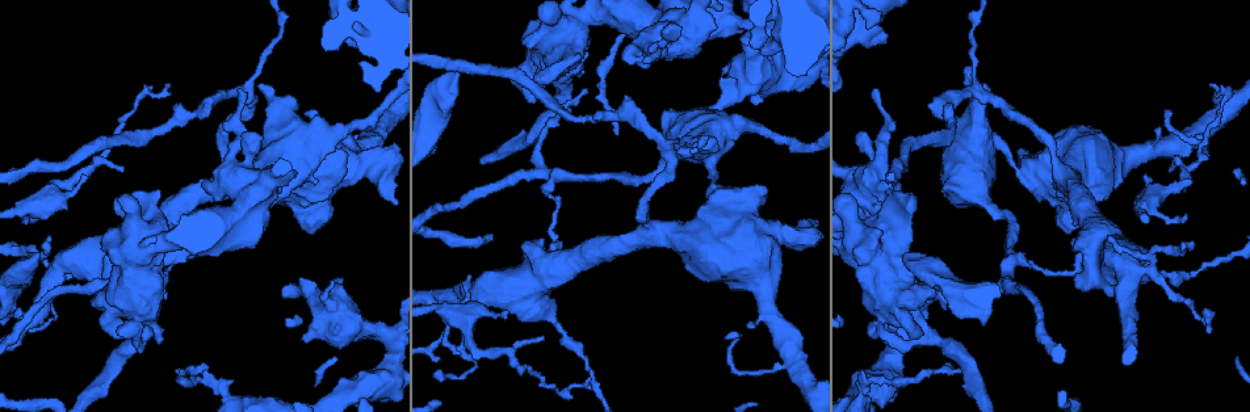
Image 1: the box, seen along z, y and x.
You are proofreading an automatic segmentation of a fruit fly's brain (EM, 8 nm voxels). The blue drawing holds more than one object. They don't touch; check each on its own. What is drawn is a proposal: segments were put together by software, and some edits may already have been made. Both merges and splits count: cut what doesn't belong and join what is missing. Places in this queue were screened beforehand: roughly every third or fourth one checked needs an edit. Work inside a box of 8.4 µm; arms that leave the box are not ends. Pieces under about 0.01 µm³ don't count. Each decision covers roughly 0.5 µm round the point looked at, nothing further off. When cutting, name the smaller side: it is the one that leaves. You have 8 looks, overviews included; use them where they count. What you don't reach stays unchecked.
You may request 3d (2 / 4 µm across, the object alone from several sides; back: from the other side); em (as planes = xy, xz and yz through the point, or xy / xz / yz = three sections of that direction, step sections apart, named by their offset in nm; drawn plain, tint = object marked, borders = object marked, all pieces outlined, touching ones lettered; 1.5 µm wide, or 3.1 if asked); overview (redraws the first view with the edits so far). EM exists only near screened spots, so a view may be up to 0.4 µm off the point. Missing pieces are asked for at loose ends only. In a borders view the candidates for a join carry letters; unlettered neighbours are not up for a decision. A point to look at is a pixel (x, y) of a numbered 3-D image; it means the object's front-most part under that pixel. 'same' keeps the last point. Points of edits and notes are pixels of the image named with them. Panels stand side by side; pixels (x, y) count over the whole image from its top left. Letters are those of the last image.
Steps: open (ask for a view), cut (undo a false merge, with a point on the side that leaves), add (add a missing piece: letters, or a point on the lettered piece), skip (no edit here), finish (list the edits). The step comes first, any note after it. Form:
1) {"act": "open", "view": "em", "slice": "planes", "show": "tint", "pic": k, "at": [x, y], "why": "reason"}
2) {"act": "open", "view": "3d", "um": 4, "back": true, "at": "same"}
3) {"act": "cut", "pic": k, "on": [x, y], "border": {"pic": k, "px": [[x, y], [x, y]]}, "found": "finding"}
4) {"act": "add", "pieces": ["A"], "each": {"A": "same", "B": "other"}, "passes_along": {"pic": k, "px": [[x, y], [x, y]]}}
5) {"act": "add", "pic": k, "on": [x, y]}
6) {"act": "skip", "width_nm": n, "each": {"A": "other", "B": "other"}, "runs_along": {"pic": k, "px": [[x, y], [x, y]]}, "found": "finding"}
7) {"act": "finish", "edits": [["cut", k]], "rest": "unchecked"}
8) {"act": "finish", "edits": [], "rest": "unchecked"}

{"act": "open", "view": "3d", "um": 2, "pic": 1, "at": [248, 155]}

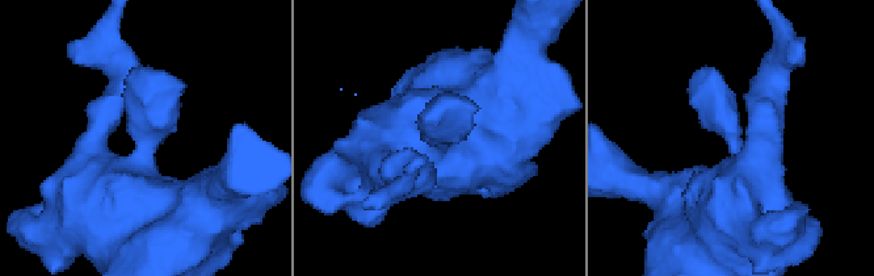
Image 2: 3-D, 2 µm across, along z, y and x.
{"act": "open", "view": "em", "slice": "planes", "show": "borders", "pic": 2, "at": [145, 141], "why": "now the EM"}

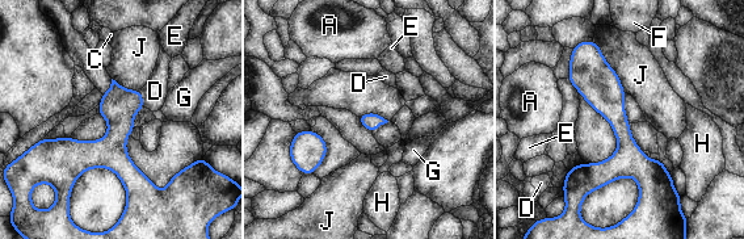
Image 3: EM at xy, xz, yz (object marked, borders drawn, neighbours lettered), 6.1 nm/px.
{"act": "skip", "width_nm": 110, "each": {"A": "other", "C": "other", "D": "other", "E": "other", "F": "other", "G": "other", "H": "other", "J": "other"}, "runs_along": {"pic": 3, "px": [[593, 49], [593, 78], [648, 196]]}, "found": "one neuron here"}

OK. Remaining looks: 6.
{"act": "open", "view": "em", "slice": "planes", "show": "tint", "pic": 1, "at": [562, 332], "why": "sudden change in width"}

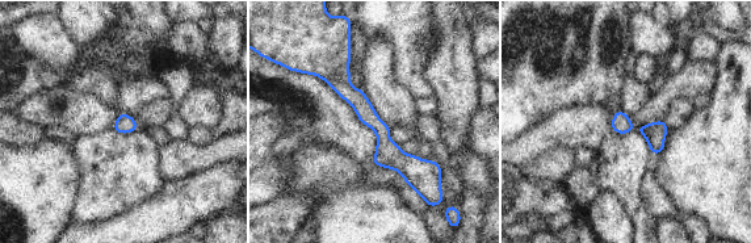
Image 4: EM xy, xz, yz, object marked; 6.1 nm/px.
{"act": "open", "view": "em", "slice": "planes", "show": "borders", "at": "same"}

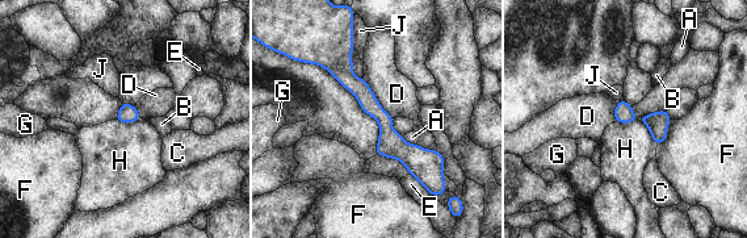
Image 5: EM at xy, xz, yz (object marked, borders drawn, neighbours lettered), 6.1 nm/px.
{"act": "skip", "longest_contact_nm": ["D", 320], "each": {"A": "other", "B": "other", "C": "other", "D": "other", "E": "other", "F": "other", "G": "other", "H": "other", "J": "other"}, "runs_along": {"pic": 5, "px": [[349, 42], [344, 75], [423, 179]]}, "found": "continuous, no second neuron"}

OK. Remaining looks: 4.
{"act": "open", "view": "em", "slice": "planes", "show": "borders", "pic": 1, "at": [458, 355], "why": "branch stops here"}

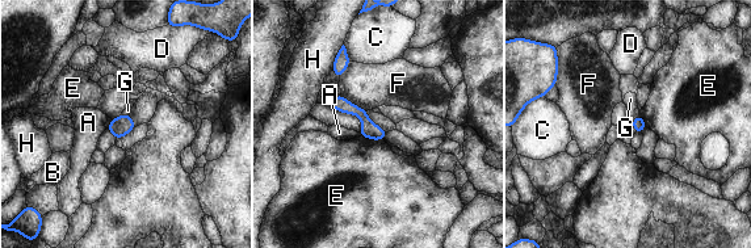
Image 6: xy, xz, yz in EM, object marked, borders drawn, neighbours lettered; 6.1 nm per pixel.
{"act": "skip", "each": {"A": "other", "B": "other", "C": "other", "D": "other", "E": "other", "F": "other", "G": "other", "H": "other"}, "runs_along": {"pic": 6, "px": [[332, 103], [355, 109], [382, 135]]}, "found": "no lettered piece goes on from it"}

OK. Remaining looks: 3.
{"act": "finish", "edits": [], "rest": "unchecked"}

